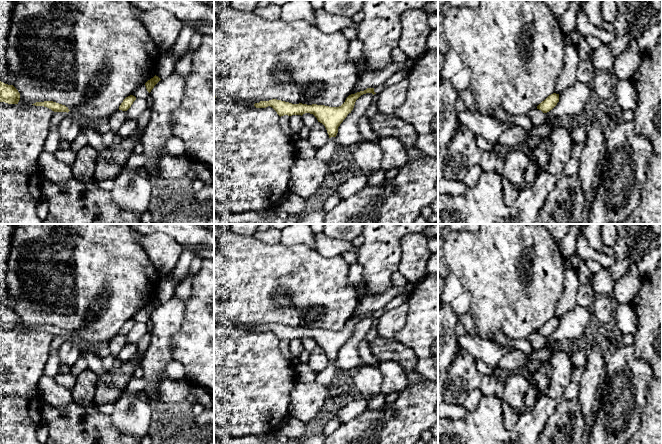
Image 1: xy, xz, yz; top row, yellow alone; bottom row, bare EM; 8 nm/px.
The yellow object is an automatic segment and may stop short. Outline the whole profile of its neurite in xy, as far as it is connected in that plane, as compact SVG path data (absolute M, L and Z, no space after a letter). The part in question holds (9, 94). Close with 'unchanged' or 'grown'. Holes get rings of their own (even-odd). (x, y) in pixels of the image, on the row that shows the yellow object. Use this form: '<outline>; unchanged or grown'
M0 81L0 102L8 104L18 104L20 93L13 85L8 85Z; unchanged

